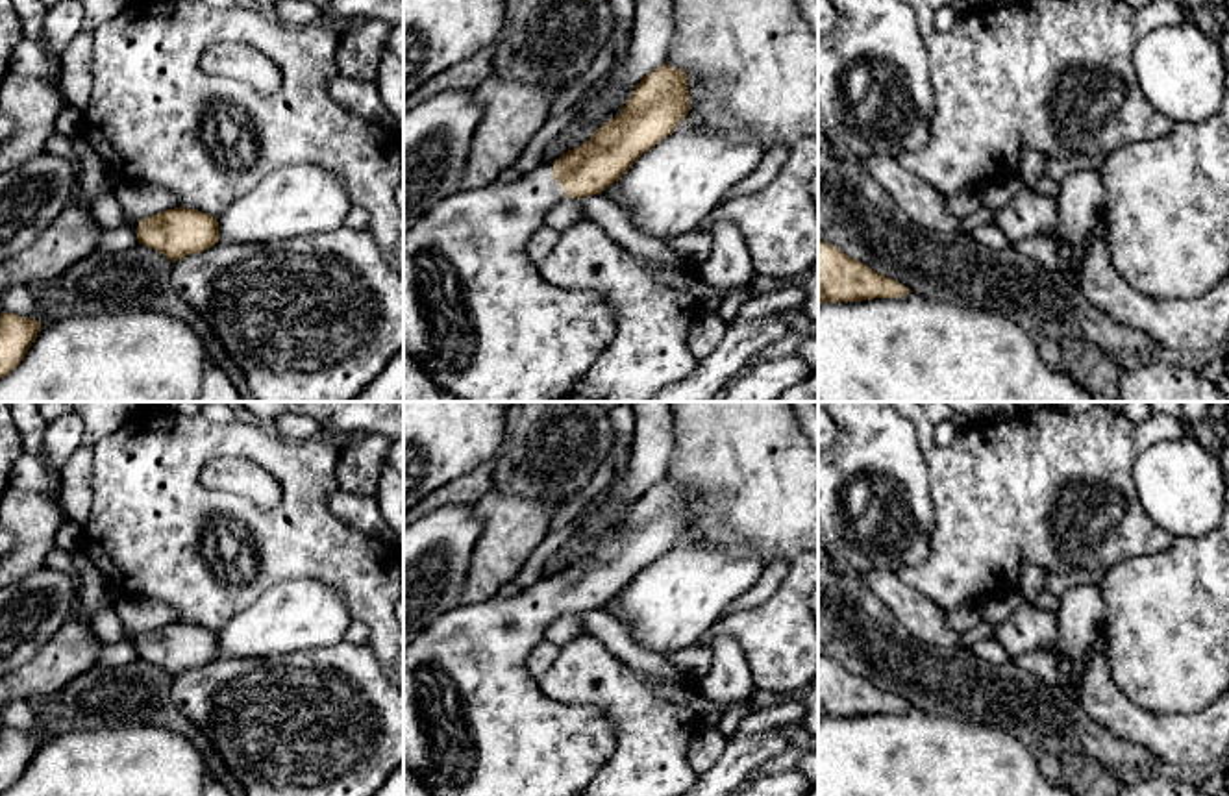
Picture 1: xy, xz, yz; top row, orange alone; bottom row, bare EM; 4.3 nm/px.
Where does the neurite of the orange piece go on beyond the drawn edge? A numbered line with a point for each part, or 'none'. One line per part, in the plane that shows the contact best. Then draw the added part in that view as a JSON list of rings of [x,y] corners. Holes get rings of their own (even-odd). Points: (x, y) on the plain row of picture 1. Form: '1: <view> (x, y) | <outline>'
1: xz (474, 721) | [[[550,576],[520,594],[442,613],[403,650],[403,761],[433,796],[579,796],[614,753],[616,733],[600,709],[552,700],[526,668],[529,652],[561,615],[565,605]]]

